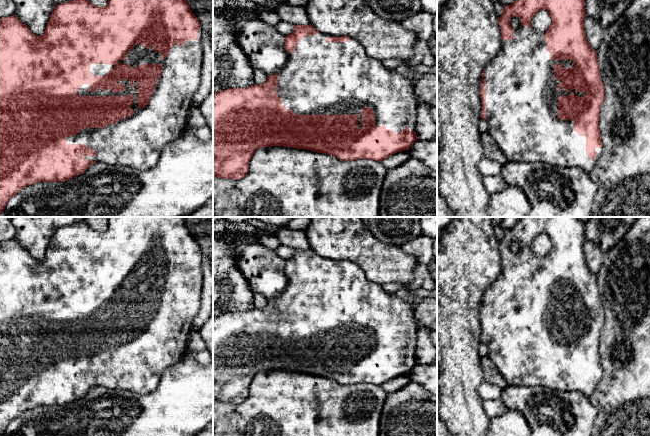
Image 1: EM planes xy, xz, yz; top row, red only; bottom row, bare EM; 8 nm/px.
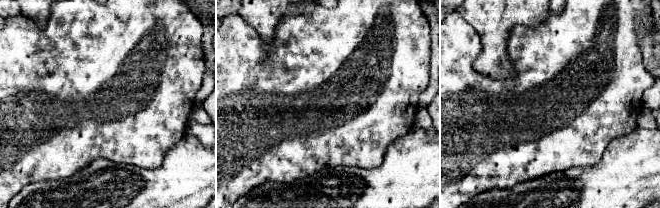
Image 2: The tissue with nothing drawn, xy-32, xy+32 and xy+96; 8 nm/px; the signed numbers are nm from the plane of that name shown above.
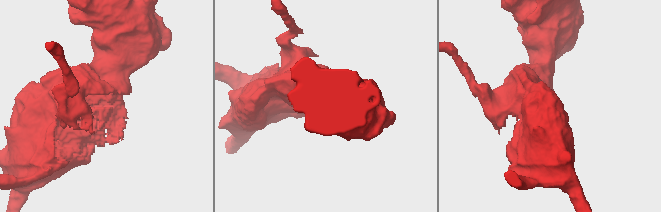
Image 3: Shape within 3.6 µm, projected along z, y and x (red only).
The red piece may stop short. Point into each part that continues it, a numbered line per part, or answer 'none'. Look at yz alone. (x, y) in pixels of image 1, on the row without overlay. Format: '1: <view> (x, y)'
1: yz (522, 319)

